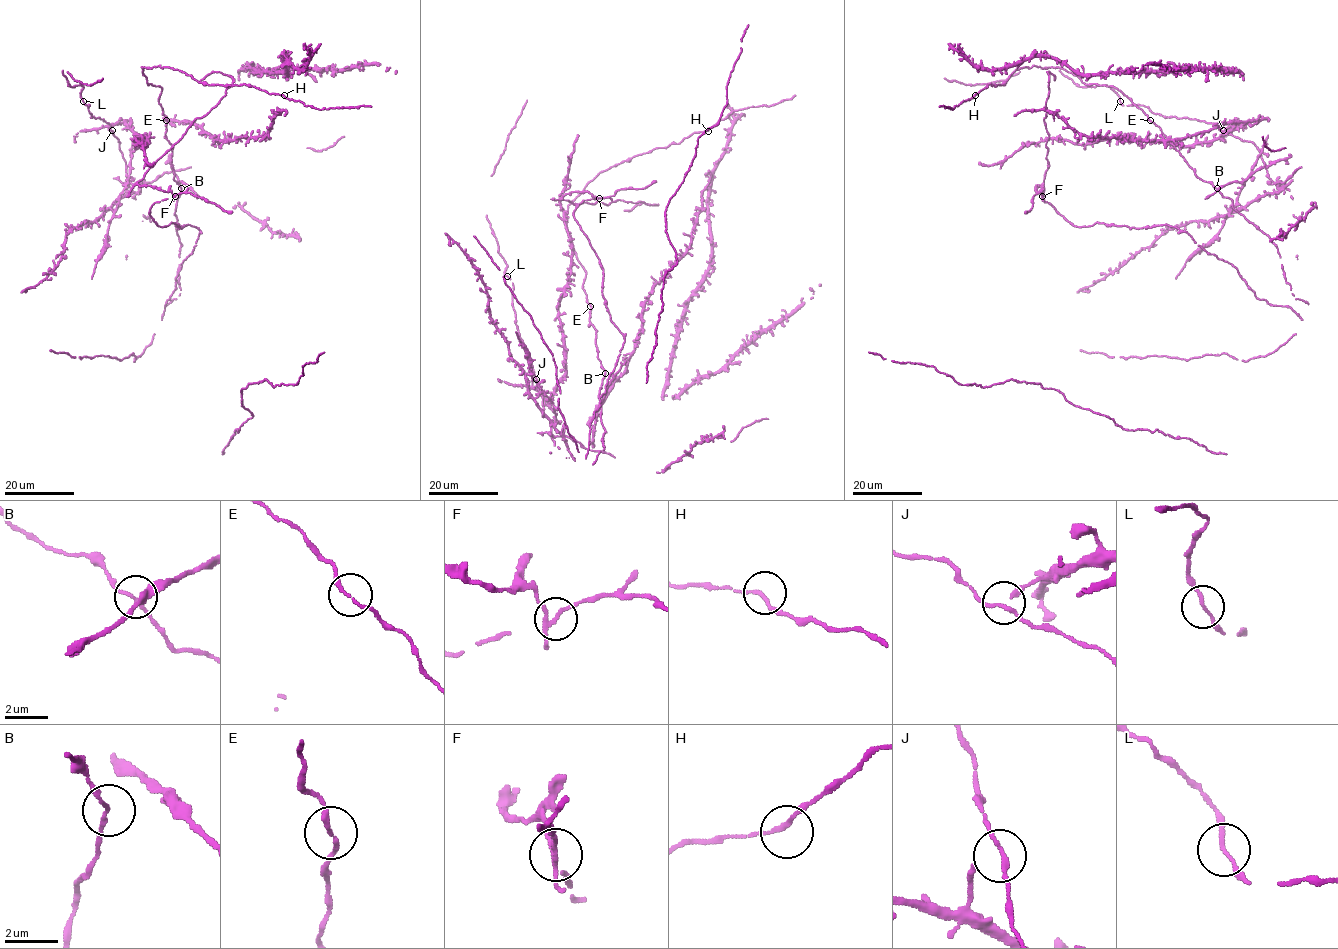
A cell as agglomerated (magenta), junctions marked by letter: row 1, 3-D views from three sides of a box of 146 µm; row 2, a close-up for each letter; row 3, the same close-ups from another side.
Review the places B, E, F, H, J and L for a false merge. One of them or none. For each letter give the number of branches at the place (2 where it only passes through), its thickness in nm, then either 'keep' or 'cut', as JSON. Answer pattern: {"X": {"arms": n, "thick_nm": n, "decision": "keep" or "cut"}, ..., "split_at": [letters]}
{"B": {"arms": 2, "thick_nm": 140, "decision": "keep"}, "E": {"arms": 2, "thick_nm": 150, "decision": "keep"}, "F": {"arms": 3, "thick_nm": 140, "decision": "cut"}, "H": {"arms": 2, "thick_nm": 160, "decision": "keep"}, "J": {"arms": 3, "thick_nm": 130, "decision": "keep"}, "L": {"arms": 2, "thick_nm": 140, "decision": "keep"}, "split_at": ["F"]}

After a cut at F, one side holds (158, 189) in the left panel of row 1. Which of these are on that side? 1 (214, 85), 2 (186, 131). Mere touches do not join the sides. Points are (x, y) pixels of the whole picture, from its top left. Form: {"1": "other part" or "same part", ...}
{"1": "other part", "2": "same part"}

